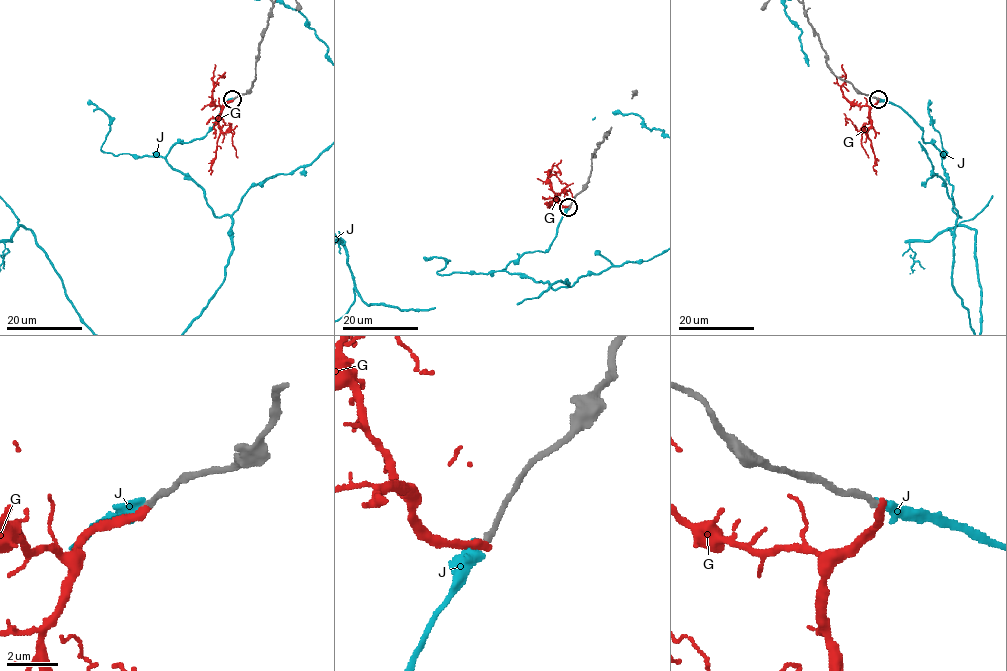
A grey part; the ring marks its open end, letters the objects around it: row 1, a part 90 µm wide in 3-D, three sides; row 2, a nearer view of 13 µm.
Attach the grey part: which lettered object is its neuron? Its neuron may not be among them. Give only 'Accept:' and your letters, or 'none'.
Accept: J

